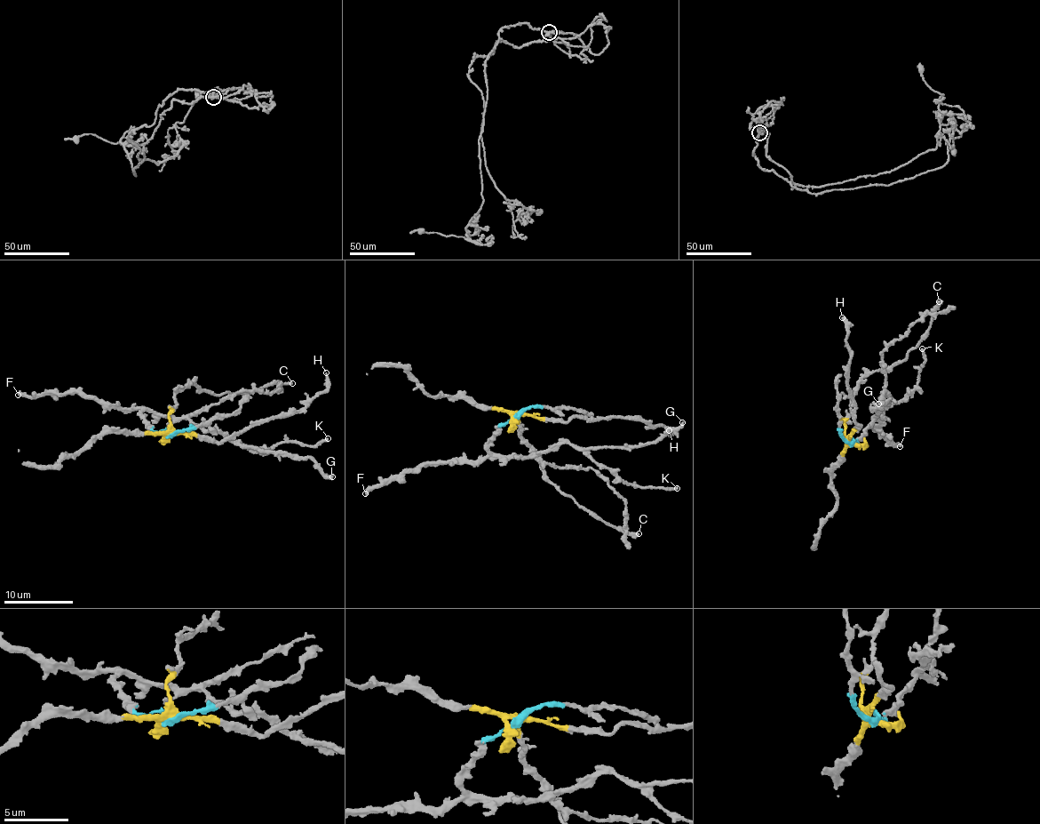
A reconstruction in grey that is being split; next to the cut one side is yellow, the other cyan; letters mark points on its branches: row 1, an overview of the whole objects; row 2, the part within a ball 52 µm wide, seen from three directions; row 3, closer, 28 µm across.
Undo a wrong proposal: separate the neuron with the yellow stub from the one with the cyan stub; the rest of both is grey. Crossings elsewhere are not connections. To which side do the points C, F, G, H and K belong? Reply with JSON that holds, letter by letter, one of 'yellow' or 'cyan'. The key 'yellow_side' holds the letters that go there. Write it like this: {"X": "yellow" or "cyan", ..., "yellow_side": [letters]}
{"C": "yellow", "F": "cyan", "G": "cyan", "H": "yellow", "K": "cyan", "yellow_side": ["C", "H"]}

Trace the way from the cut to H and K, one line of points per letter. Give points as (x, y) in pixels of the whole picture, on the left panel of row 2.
H: (170, 433), (200, 435), (221, 442), (267, 420), (297, 413), (326, 388), (326, 372)
K: (170, 433), (151, 428), (141, 412), (187, 417), (203, 429), (265, 450), (287, 443), (317, 445), (328, 438)

